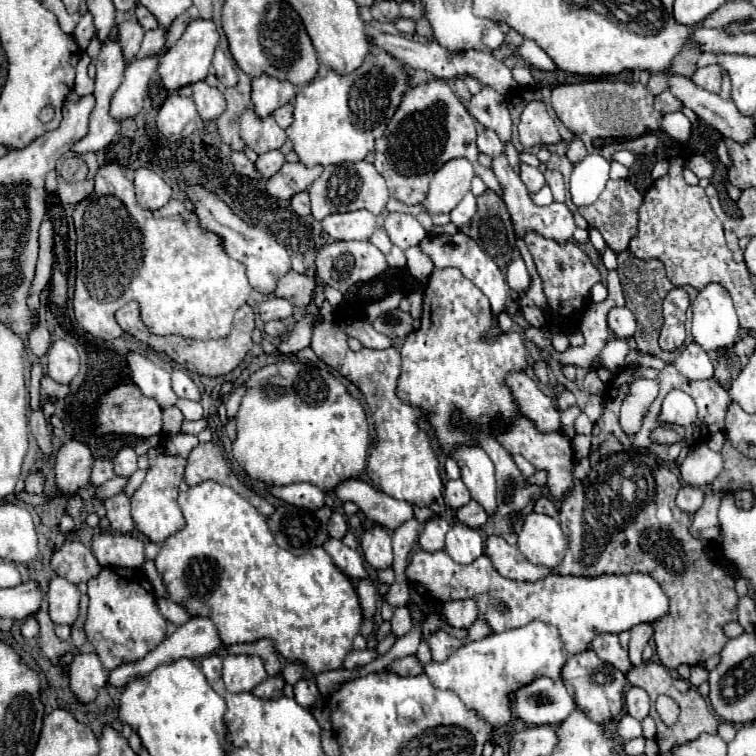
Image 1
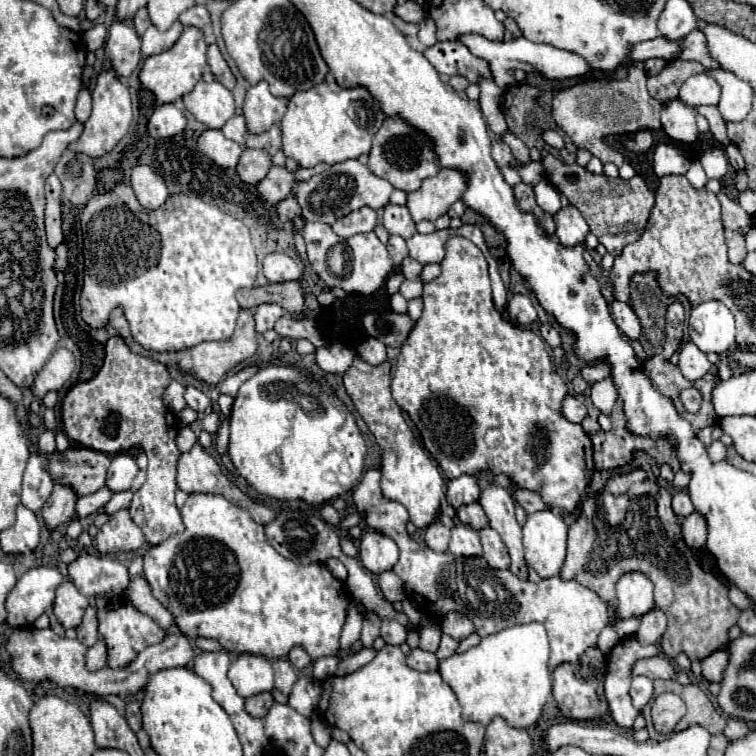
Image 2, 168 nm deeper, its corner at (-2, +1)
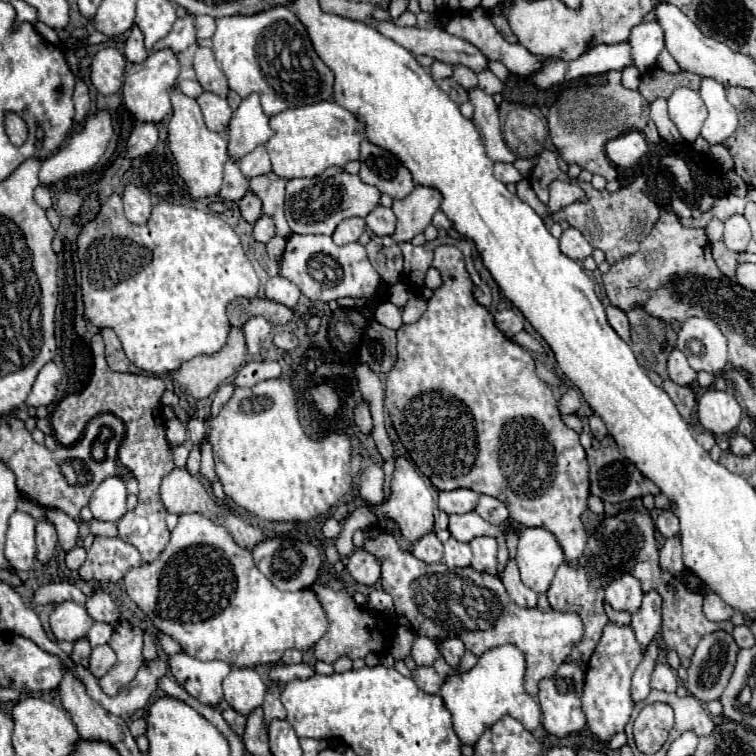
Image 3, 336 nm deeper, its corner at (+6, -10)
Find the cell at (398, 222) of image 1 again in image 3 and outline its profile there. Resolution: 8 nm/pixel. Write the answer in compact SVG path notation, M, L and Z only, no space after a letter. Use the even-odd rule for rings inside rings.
M375 206L367 218L365 218L367 226L371 228L373 234L377 236L391 236L393 230L395 230L395 214L391 208L385 208L385 206Z

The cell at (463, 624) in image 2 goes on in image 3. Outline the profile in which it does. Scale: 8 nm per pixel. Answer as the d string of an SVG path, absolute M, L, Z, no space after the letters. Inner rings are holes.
M451 638L451 640L445 640L445 642L439 644L439 652L445 658L445 662L451 668L455 668L455 666L459 666L461 656L465 654L465 646L463 646L463 642L459 638Z

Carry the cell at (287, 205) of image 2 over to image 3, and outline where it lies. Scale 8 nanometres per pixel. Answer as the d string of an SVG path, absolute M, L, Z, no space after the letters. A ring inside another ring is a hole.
M261 216L255 224L253 224L253 238L261 244L267 244L271 238L275 236L275 224L269 216Z

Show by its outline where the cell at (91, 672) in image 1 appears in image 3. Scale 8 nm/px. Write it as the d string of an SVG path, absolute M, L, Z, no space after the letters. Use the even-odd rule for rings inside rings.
M103 644L103 646L97 646L93 648L91 652L91 660L89 660L89 672L95 676L95 678L101 678L105 676L117 662L117 656L115 652L111 650L109 644Z

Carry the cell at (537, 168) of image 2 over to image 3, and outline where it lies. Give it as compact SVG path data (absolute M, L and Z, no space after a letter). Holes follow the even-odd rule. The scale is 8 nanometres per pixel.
M497 162L495 164L495 176L503 182L503 184L517 184L521 180L519 170L513 164L505 164L505 162Z

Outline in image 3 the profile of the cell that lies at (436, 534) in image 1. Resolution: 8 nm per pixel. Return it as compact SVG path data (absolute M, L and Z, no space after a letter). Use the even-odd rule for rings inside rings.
M429 532L427 536L423 536L419 542L413 544L413 550L411 554L427 564L433 564L433 562L441 562L443 558L443 544L437 540L437 536L433 532Z

